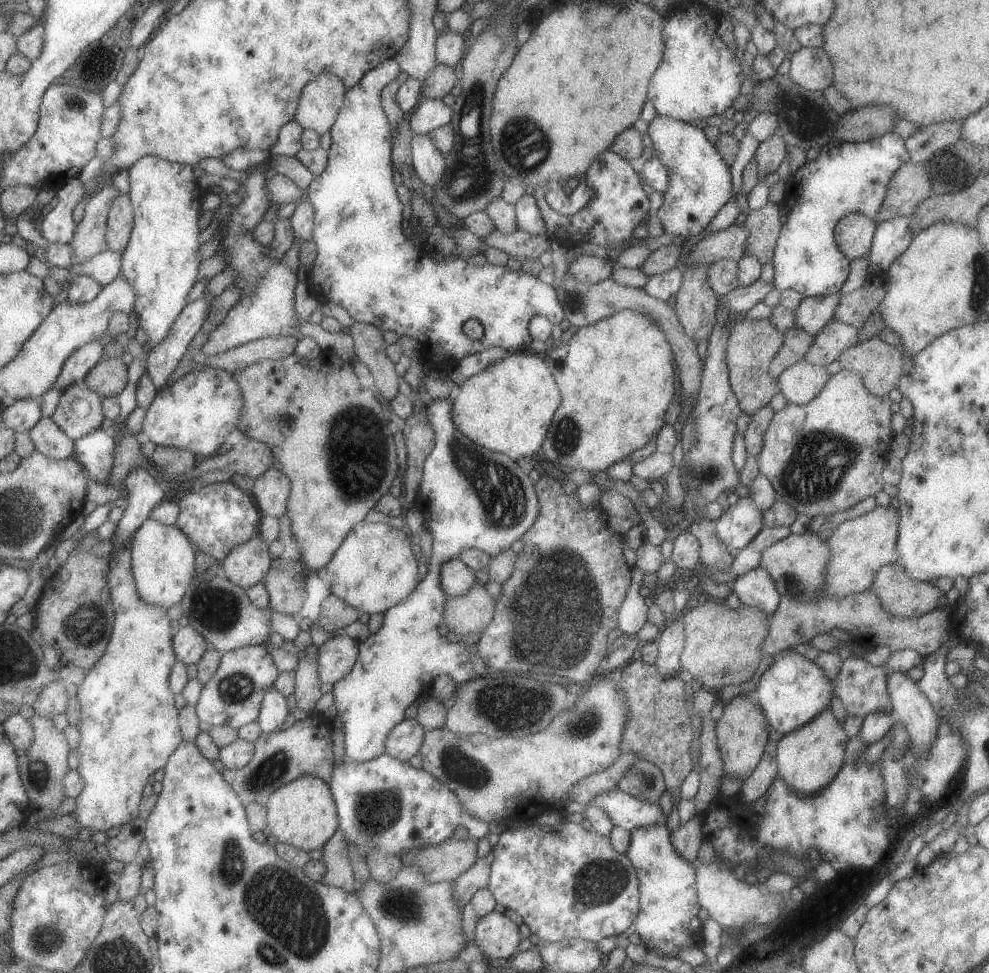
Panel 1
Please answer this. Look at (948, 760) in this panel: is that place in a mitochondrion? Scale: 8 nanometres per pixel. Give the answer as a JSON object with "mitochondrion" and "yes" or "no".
{"mitochondrion":"yes"}

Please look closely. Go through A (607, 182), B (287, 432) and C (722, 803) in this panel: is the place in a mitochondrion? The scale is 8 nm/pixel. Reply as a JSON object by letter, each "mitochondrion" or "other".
{"A":"other","B":"other","C":"other"}

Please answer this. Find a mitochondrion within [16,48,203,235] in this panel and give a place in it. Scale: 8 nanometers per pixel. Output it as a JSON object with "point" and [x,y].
{"point":[75,104]}

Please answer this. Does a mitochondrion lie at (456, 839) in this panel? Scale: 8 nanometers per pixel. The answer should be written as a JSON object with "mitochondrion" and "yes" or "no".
{"mitochondrion":"no"}

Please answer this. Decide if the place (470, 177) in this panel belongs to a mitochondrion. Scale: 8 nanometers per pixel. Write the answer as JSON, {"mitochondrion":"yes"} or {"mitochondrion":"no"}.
{"mitochondrion":"yes"}

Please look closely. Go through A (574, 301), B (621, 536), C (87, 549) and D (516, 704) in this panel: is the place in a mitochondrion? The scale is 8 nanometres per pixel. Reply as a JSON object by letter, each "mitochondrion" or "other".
{"A":"mitochondrion","B":"other","C":"other","D":"mitochondrion"}

